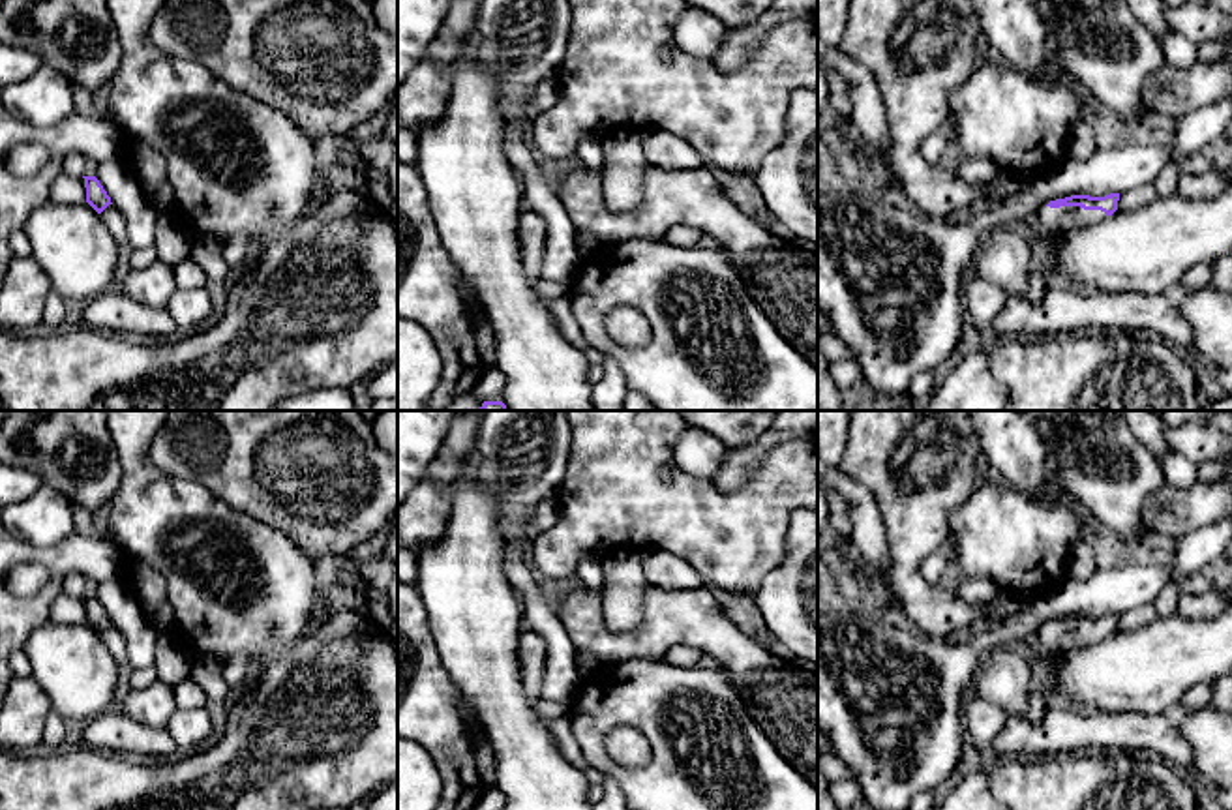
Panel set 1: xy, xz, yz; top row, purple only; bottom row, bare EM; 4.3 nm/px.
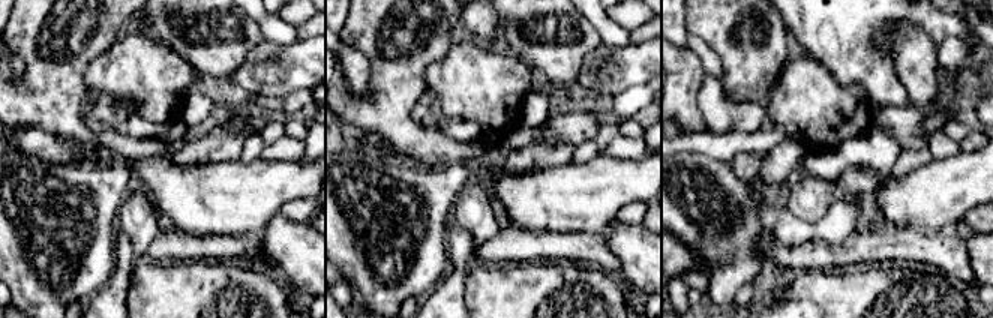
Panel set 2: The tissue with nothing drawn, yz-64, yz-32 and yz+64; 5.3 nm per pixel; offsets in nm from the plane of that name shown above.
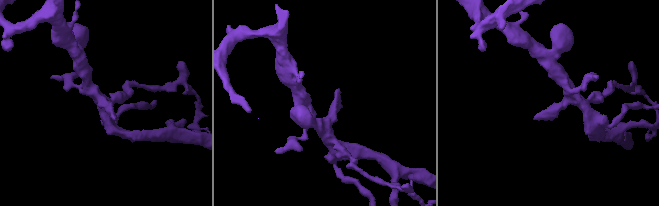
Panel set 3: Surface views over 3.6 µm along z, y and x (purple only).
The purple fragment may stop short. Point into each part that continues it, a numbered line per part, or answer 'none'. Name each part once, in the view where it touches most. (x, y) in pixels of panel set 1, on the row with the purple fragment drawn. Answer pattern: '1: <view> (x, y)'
1: yz (1062, 220)

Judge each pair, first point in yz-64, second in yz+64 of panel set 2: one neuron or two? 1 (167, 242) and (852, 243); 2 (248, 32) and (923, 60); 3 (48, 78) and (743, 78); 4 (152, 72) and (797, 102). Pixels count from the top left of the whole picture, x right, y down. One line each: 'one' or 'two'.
1: one
2: one
3: one
4: one

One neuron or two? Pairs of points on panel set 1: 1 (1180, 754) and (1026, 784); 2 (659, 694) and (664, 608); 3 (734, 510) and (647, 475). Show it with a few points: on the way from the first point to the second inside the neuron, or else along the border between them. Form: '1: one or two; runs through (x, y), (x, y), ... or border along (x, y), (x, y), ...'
1: two; border along (1152, 754), (1159, 756), (1172, 769)
2: two; border along (662, 659), (625, 659), (617, 662)
3: one; runs through (713, 510), (683, 510), (668, 495)

